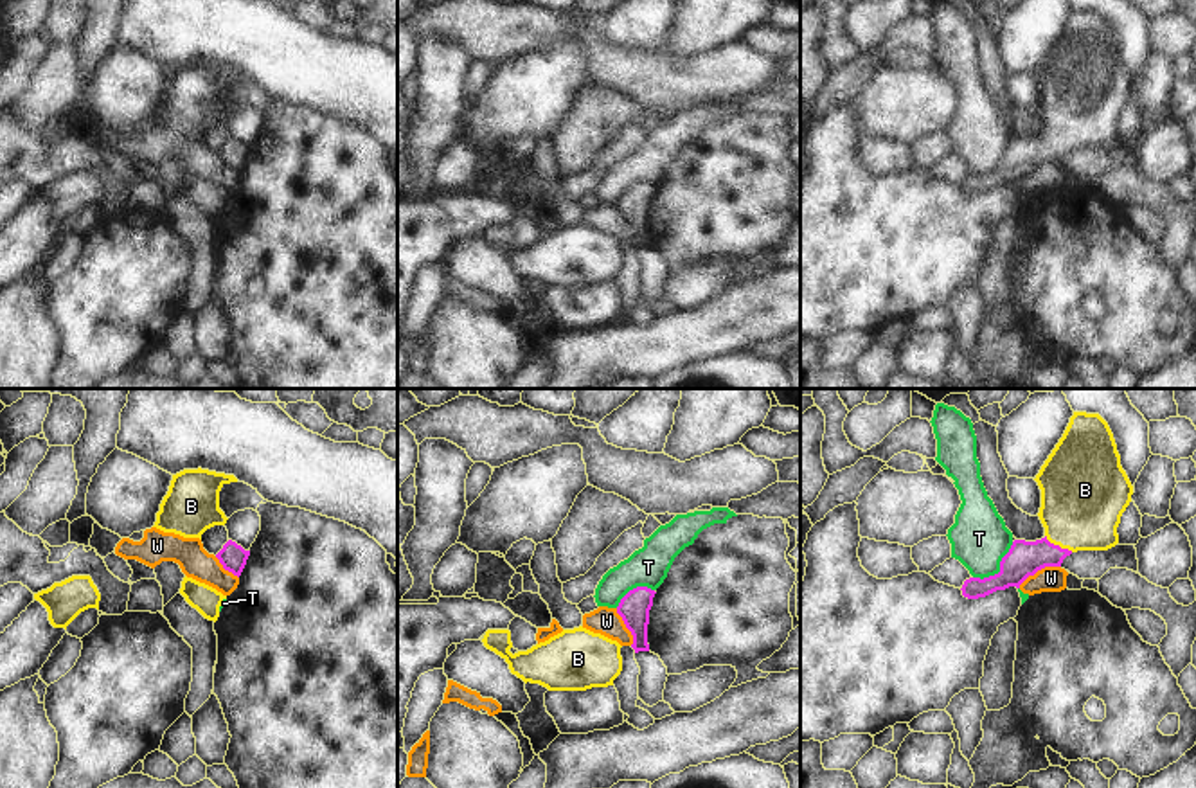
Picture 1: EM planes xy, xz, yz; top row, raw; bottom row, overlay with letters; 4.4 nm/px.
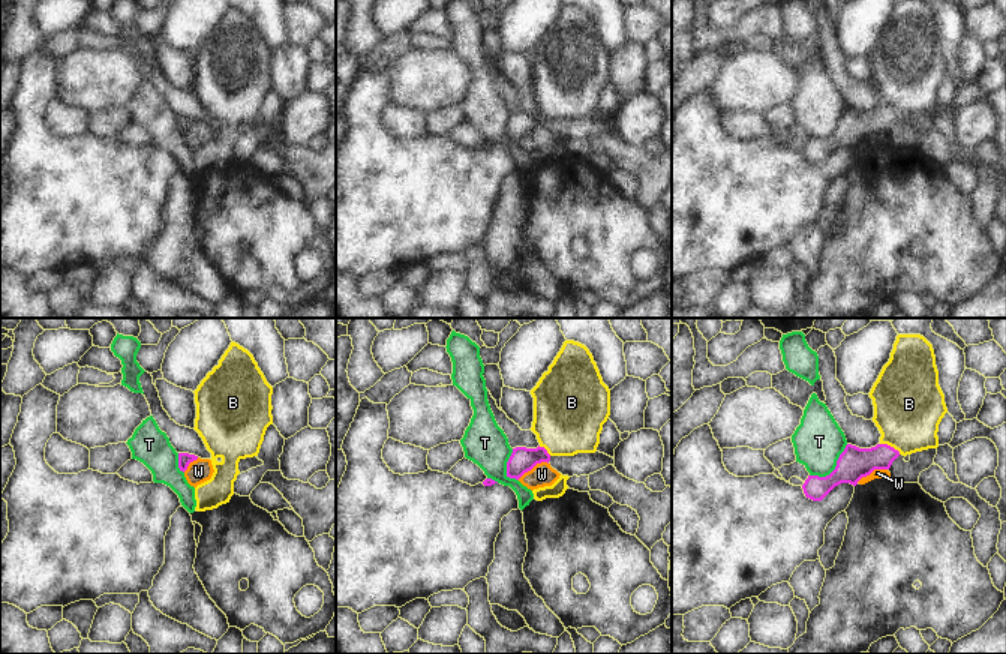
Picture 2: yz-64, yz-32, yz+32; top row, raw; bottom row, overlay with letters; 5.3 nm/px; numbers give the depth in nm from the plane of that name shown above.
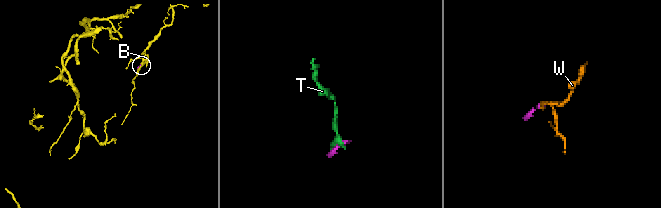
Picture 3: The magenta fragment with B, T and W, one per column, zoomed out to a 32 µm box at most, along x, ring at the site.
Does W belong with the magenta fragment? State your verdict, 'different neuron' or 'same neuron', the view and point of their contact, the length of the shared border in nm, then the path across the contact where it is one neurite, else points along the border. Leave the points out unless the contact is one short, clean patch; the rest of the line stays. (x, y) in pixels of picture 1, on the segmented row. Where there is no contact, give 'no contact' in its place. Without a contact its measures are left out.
different neuron; contact yz (1038, 569); length 220 nm; border yz (1060, 565), (1038, 569), (1018, 587)

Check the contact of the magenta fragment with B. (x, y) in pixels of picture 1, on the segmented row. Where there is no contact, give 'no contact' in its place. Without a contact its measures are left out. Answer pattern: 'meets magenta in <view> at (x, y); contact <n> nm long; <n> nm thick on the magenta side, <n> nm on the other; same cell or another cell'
meets magenta in yz at (1058, 546); contact 150 nm long; 160 nm thick on the magenta side, 380 nm on the other; same cell

